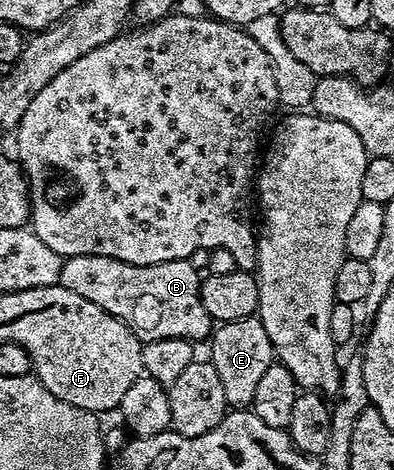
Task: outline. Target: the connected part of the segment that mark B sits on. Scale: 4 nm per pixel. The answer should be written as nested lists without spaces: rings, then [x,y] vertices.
[[[83,254],[73,259],[68,270],[68,282],[73,293],[79,294],[81,298],[92,304],[103,306],[105,310],[111,310],[117,318],[121,318],[124,325],[130,328],[134,341],[139,347],[172,342],[181,346],[187,355],[202,356],[213,347],[220,323],[204,293],[208,275],[202,269],[201,261],[194,259],[193,262],[192,259],[193,257],[187,256],[163,262],[129,262],[111,254],[104,256]]]

